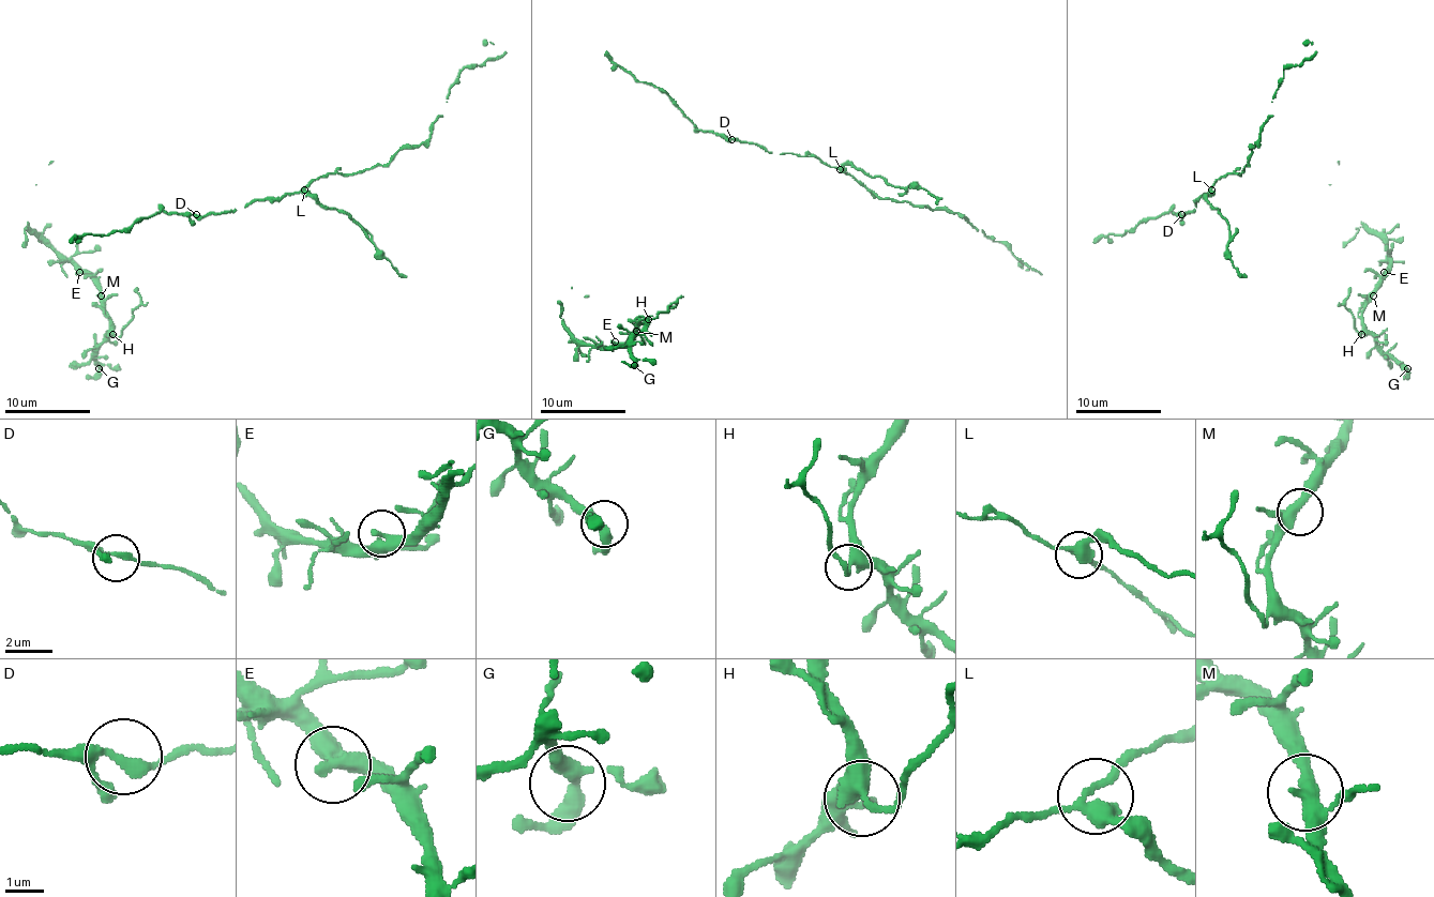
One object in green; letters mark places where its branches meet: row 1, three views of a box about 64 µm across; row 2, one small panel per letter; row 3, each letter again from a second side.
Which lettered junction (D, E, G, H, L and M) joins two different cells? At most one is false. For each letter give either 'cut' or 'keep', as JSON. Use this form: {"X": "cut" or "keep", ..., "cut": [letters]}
{"D": "keep", "E": "keep", "G": "keep", "H": "cut", "L": "keep", "M": "keep", "cut": ["H"]}

